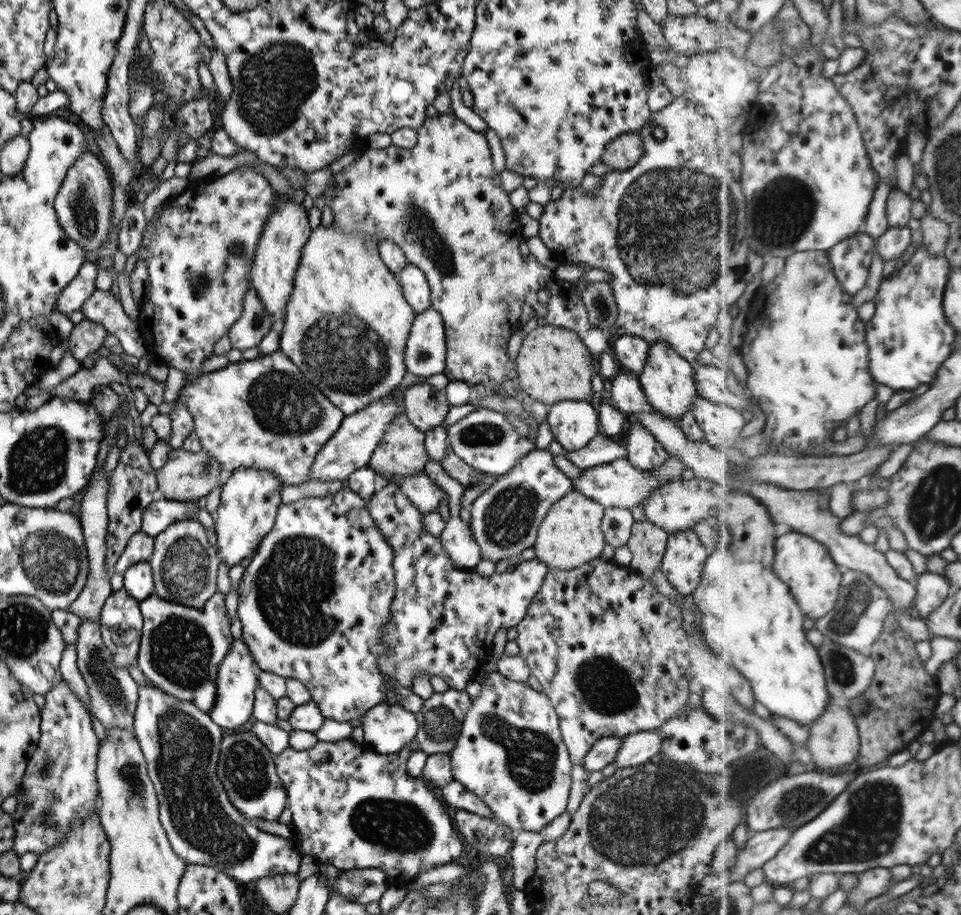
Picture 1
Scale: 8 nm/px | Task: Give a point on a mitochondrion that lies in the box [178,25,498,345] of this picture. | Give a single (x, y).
(273, 84)

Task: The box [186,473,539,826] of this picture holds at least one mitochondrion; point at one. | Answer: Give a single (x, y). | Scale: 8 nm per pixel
(295, 592)

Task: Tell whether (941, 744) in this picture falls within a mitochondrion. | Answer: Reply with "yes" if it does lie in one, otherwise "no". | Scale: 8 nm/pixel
no

